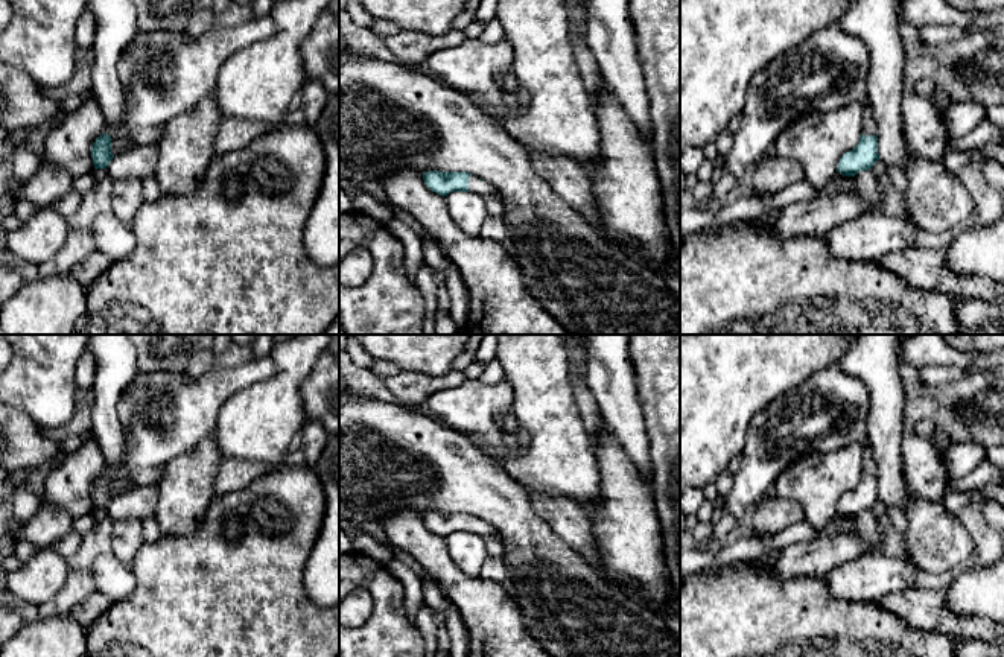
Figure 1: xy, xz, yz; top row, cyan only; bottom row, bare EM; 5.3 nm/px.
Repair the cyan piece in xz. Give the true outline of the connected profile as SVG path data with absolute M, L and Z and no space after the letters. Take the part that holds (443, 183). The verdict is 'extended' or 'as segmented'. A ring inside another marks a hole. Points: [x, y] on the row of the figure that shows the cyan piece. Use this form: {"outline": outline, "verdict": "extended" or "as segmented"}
{"outline": "M429 170L423 173L424 184L435 193L447 196L452 192L473 192L476 195L496 196L502 201L499 192L469 172L438 172Z", "verdict": "extended"}

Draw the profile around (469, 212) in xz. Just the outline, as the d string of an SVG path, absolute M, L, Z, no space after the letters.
M452 192L446 196L446 204L450 217L462 233L479 236L488 217L485 201L481 195L473 192Z

